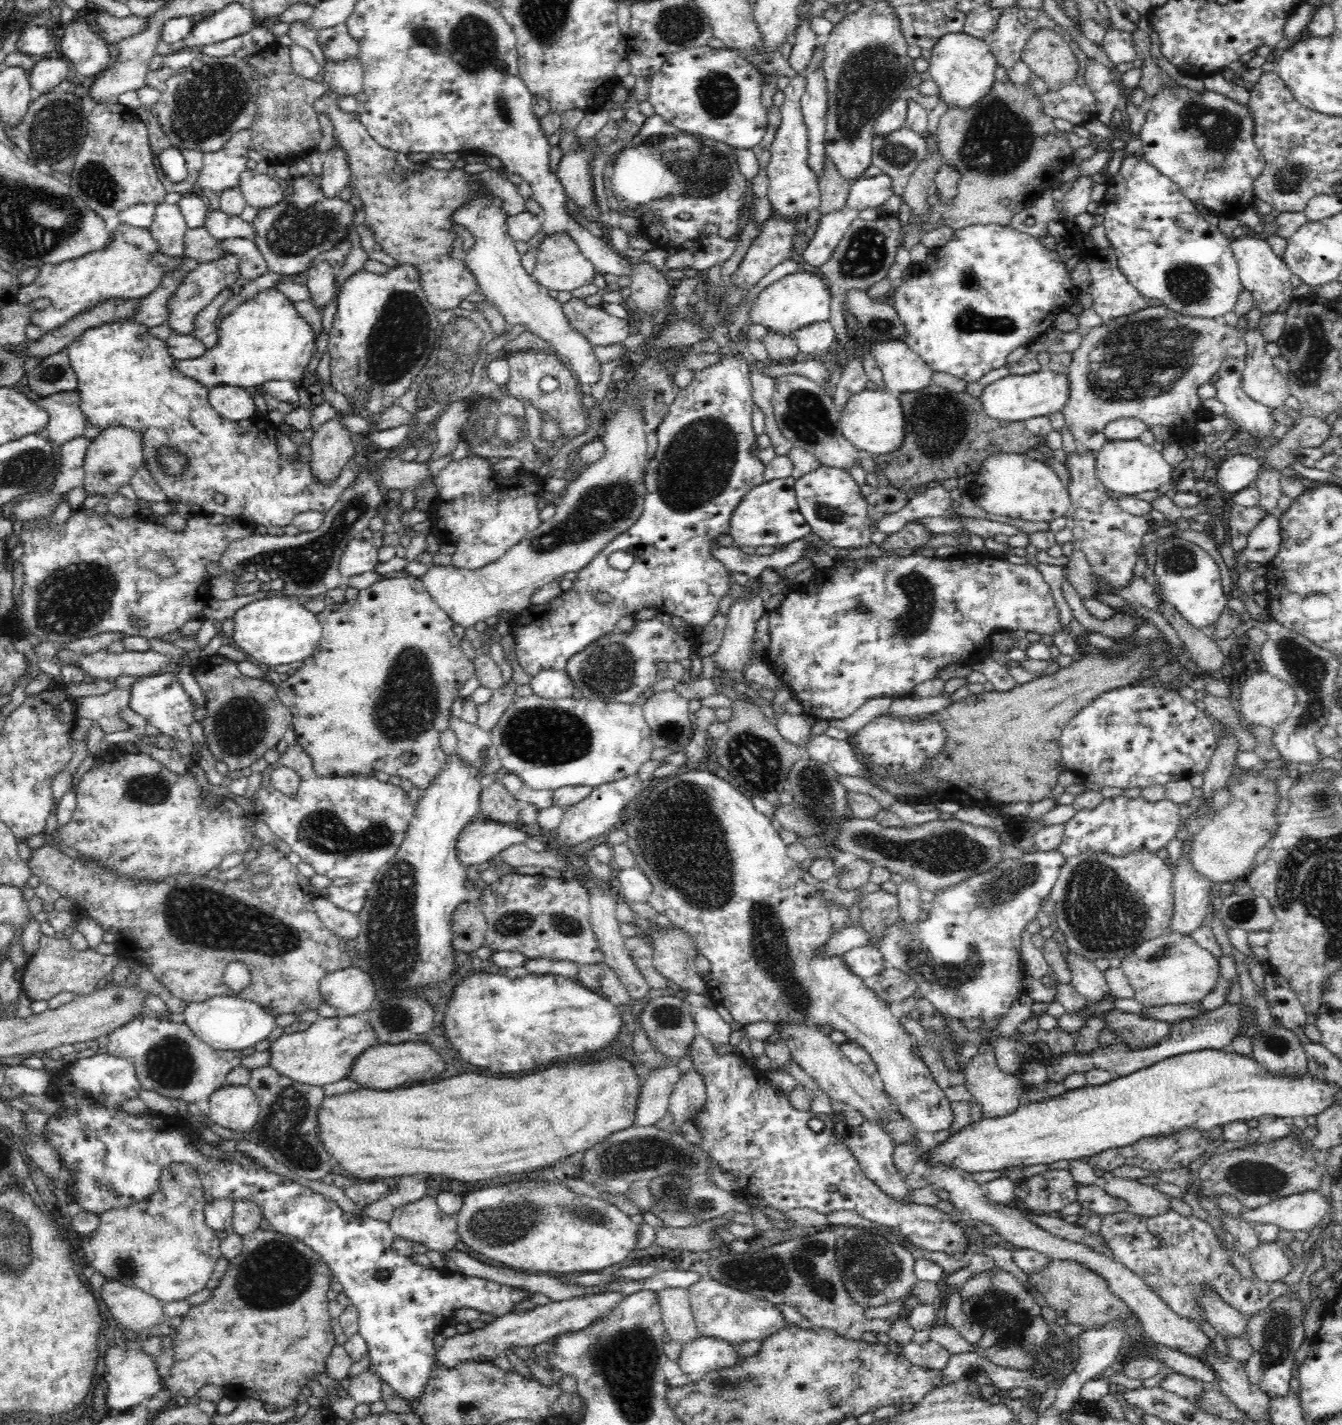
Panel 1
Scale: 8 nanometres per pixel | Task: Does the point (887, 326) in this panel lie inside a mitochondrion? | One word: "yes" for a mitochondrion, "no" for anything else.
yes

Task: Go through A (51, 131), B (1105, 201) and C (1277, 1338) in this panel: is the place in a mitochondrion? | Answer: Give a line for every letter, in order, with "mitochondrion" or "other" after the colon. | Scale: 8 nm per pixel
A: mitochondrion
B: other
C: mitochondrion

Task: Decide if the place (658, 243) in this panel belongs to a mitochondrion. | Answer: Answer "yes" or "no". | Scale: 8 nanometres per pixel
no

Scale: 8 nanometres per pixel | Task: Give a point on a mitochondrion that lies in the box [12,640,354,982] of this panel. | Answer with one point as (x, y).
(196, 914)

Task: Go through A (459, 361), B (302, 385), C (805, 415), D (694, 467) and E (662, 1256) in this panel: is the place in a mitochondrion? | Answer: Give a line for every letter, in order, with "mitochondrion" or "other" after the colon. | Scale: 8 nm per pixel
A: mitochondrion
B: other
C: mitochondrion
D: mitochondrion
E: other

